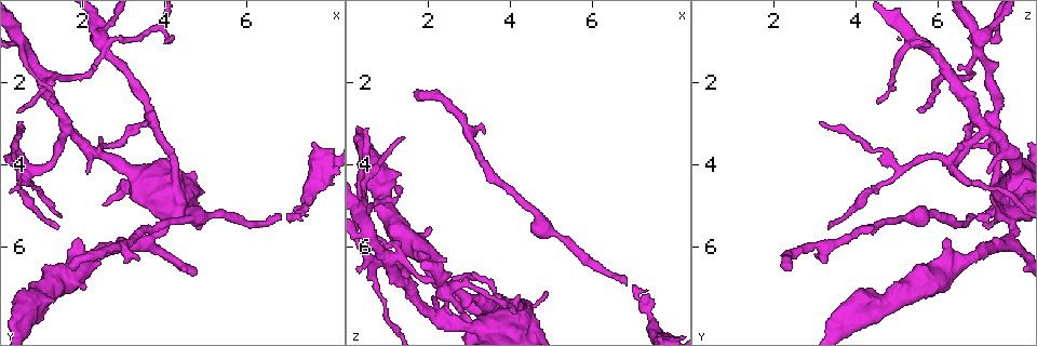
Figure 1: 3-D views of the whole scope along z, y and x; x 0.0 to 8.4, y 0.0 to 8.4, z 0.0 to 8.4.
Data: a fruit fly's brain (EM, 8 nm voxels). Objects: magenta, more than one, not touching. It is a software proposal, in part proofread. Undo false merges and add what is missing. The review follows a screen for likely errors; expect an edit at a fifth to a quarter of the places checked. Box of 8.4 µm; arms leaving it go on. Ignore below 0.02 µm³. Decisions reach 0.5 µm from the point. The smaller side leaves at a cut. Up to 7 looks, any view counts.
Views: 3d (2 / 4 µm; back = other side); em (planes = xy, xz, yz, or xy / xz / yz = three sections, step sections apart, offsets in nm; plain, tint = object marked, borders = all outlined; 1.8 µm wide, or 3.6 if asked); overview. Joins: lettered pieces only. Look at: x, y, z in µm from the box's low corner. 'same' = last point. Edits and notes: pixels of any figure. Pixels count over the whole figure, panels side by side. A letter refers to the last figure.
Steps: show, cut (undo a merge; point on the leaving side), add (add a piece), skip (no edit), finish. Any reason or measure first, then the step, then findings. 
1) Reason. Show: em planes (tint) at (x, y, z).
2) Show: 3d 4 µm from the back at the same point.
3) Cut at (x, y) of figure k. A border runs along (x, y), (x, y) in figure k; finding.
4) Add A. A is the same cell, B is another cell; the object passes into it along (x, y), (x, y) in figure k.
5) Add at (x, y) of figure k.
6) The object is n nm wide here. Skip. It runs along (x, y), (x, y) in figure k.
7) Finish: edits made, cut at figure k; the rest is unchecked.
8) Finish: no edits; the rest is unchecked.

An open end. Show: em planes (borders) at (1.70, 6.45, 2.20).

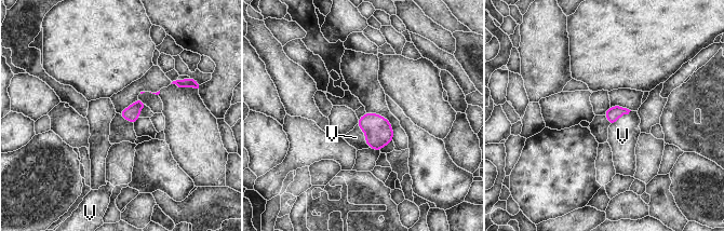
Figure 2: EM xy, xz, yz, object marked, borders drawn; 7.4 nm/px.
Add V. V is the same cell; the object passes into it along (613, 113), (619, 117), (622, 136) in figure 2; it goes on there.

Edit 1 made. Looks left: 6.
See it whole again. Show: overview.

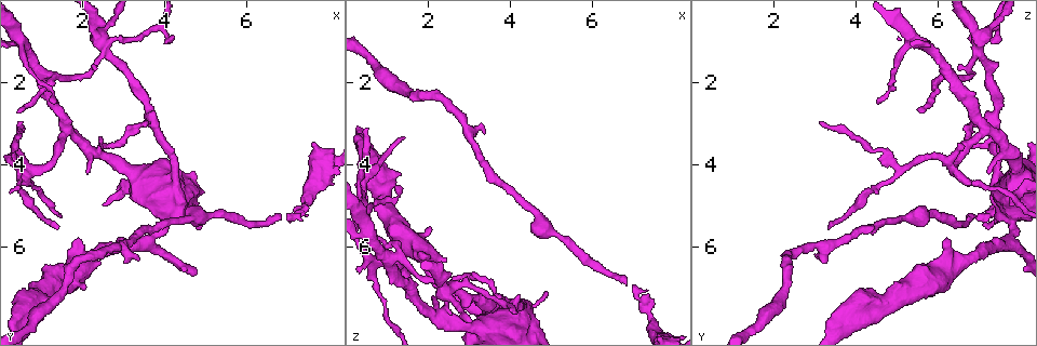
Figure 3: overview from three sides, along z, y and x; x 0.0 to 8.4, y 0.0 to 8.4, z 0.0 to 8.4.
Branch stops here. Show: 3d 2 µm at (3.40, 6.30, 3.20).

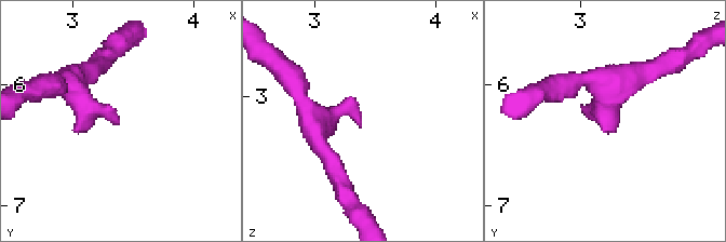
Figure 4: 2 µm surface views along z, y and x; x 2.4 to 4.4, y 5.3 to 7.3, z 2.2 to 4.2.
The arms are 190, 200 nm wide. Show: em xy step 4 (tint) at (3.36, 6.32, 3.22).

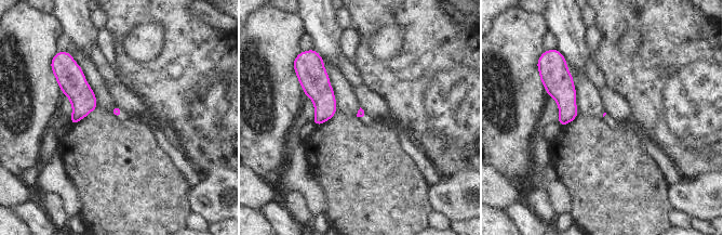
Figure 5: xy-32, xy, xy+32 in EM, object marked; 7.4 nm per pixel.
Show: em planes (borders) at the same point.

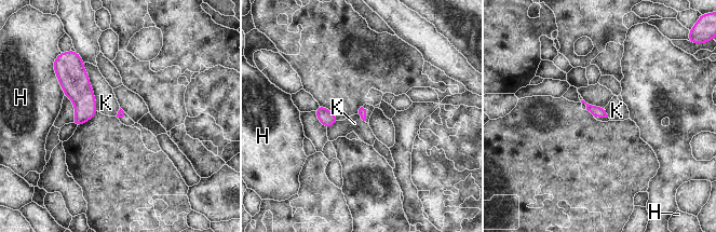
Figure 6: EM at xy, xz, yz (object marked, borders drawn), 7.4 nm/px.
Skip. H and K are other cells; a border runs along (83, 63), (97, 110) in figure 6; none of them fits.

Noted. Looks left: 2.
Sharp bend. Show: em planes (plain) at (0.55, 1.05, 5.40).

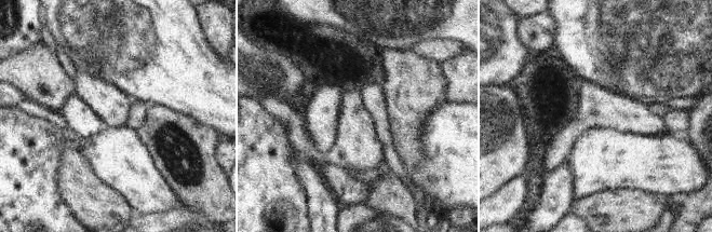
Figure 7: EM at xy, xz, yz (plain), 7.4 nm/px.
What lies round it. Show: em planes (borders) at the same point.

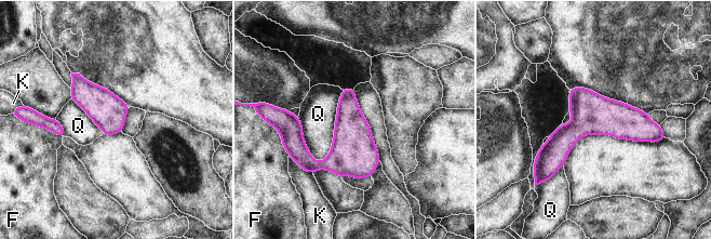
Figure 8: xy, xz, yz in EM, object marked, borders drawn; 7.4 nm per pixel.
Skip. F, K and Q are other cells; it runs along (659, 137), (581, 124), (541, 155) in figure 8; continuous, no second neuron.

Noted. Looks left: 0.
Finish: edits made, add at figure 2; the rest is unchecked.

